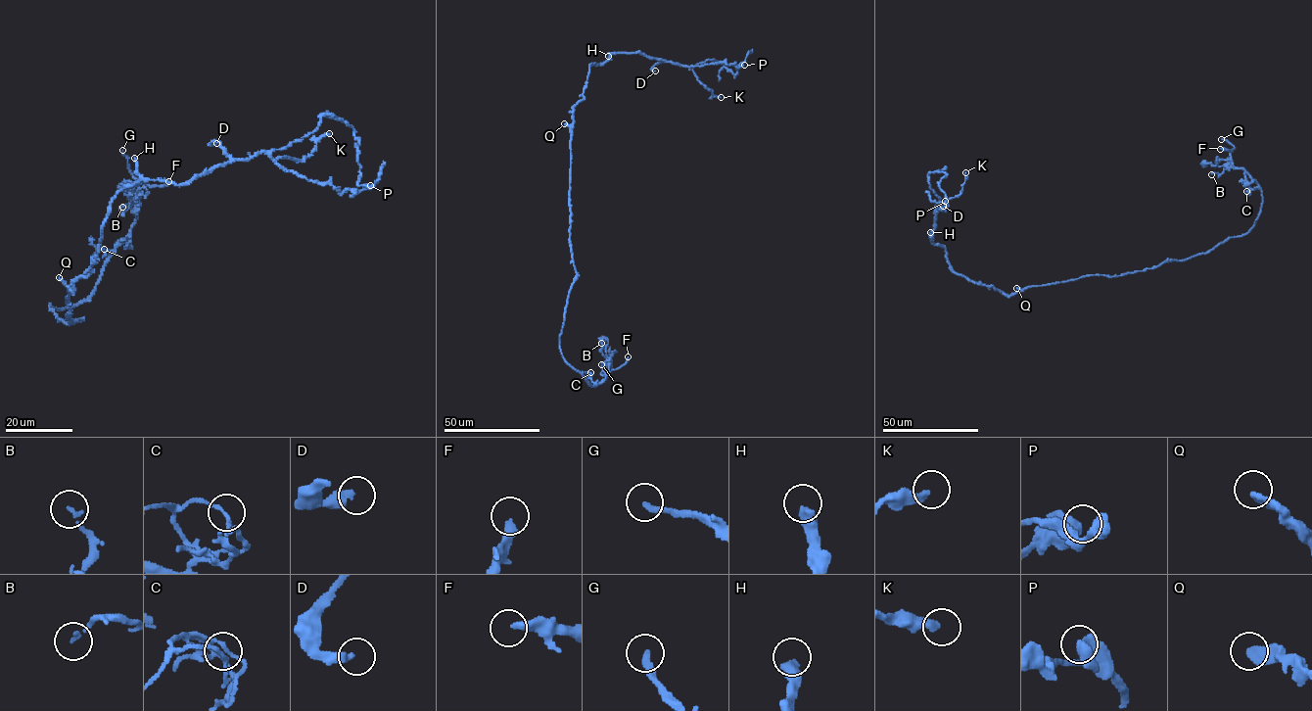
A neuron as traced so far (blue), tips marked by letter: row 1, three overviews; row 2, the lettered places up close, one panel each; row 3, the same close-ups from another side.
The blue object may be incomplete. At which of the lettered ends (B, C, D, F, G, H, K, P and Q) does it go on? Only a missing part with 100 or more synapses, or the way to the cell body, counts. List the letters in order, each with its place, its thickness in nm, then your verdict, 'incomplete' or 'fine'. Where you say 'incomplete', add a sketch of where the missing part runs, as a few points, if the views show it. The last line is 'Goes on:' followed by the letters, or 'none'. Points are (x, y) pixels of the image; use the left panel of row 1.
B: at (122, 207); 140 nm thick; fine
C: at (104, 249); 130 nm thick; fine
D: at (216, 143); 320 nm thick; fine
F: at (168, 181); 320 nm thick; fine
G: at (122, 150); 240 nm thick; incomplete; missing branch runs (122, 150), (122, 146), (115, 134), (105, 92), (114, 63)
H: at (134, 158); 440 nm thick; fine
K: at (329, 133); 320 nm thick; fine
P: at (370, 185); 550 nm thick; fine
Q: at (59, 277); 360 nm thick; fine
Goes on: G

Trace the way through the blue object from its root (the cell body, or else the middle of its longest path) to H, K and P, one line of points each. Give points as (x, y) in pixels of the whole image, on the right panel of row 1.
H: (1042, 285), (1029, 286), (1007, 296), (992, 286), (973, 283), (954, 271), (945, 248), (934, 244), (930, 232)
K: (1042, 285), (1007, 296), (956, 274), (945, 248), (932, 243), (939, 203), (960, 195), (965, 172)
P: (1042, 285), (1007, 296), (956, 274), (945, 248), (932, 242), (938, 207), (945, 211), (945, 201)

